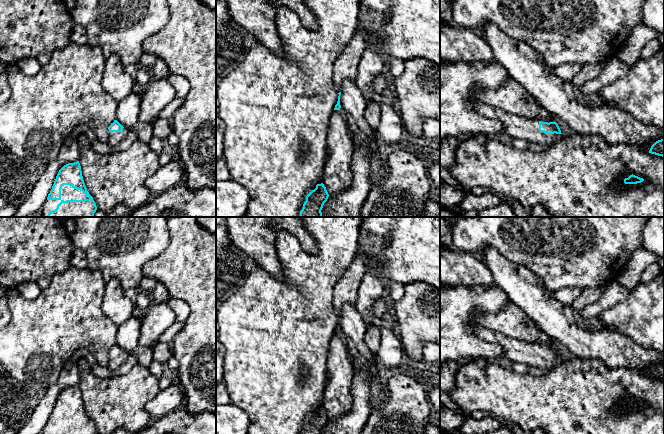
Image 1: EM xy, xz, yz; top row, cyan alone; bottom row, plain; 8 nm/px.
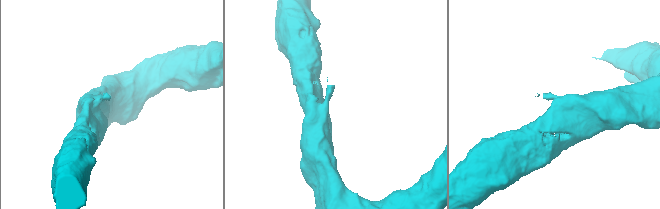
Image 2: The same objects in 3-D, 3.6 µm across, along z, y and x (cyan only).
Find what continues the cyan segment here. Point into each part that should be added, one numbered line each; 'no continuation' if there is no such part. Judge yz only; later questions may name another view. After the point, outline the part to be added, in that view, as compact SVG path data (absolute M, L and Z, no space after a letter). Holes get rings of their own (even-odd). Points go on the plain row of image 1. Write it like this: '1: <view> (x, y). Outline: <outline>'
1: yz (516, 350). Outline: M481 325L473 326L471 330L477 337L498 344L503 349L503 356L513 363L525 363L549 372L564 361L562 358L540 356L538 344L525 342Z

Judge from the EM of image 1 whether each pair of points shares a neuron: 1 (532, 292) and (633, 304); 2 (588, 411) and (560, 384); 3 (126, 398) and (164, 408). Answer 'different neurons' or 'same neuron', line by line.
1: different neurons
2: same neuron
3: different neurons

